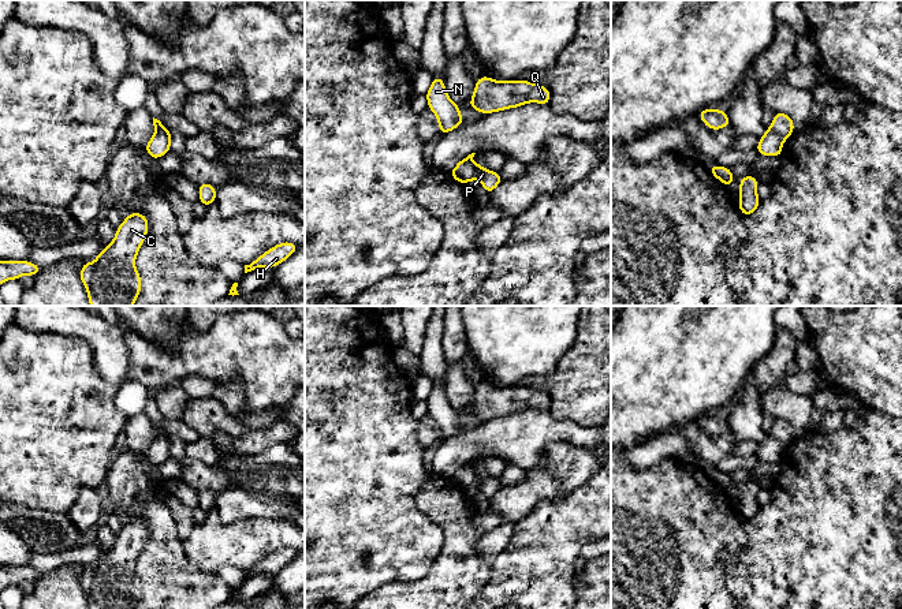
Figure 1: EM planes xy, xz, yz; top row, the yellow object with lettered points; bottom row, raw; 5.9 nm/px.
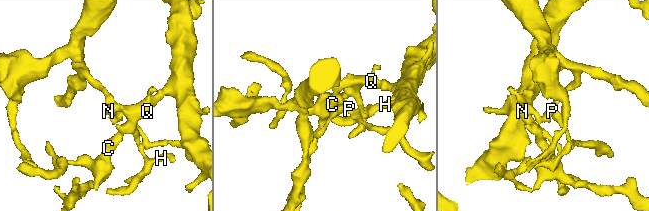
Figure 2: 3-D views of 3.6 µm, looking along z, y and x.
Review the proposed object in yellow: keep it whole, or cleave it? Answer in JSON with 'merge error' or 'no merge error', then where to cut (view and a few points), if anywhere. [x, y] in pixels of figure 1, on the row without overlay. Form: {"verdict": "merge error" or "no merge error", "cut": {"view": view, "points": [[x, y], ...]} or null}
{"verdict": "merge error", "cut": {"view": "yz", "points": [[768, 434], [783, 445]]}}

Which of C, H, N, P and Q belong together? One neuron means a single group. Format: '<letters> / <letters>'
C H N Q / P

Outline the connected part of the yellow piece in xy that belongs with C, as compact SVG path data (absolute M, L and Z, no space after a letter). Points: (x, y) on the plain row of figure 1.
M128 519L111 550L93 568L83 569L79 583L89 609L135 609L142 593L135 564L148 537L145 520Z

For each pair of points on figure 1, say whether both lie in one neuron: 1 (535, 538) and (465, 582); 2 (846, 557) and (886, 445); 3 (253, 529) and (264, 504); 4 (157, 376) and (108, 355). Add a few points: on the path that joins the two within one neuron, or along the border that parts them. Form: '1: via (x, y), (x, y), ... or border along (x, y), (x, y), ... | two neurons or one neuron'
1: border along (492, 565), (488, 581), (477, 594) | two neurons
2: via (858, 530), (873, 514), (879, 473) | one neuron
3: border along (290, 518), (242, 518), (227, 525) | two neurons
4: border along (123, 333), (129, 352), (127, 378) | two neurons

